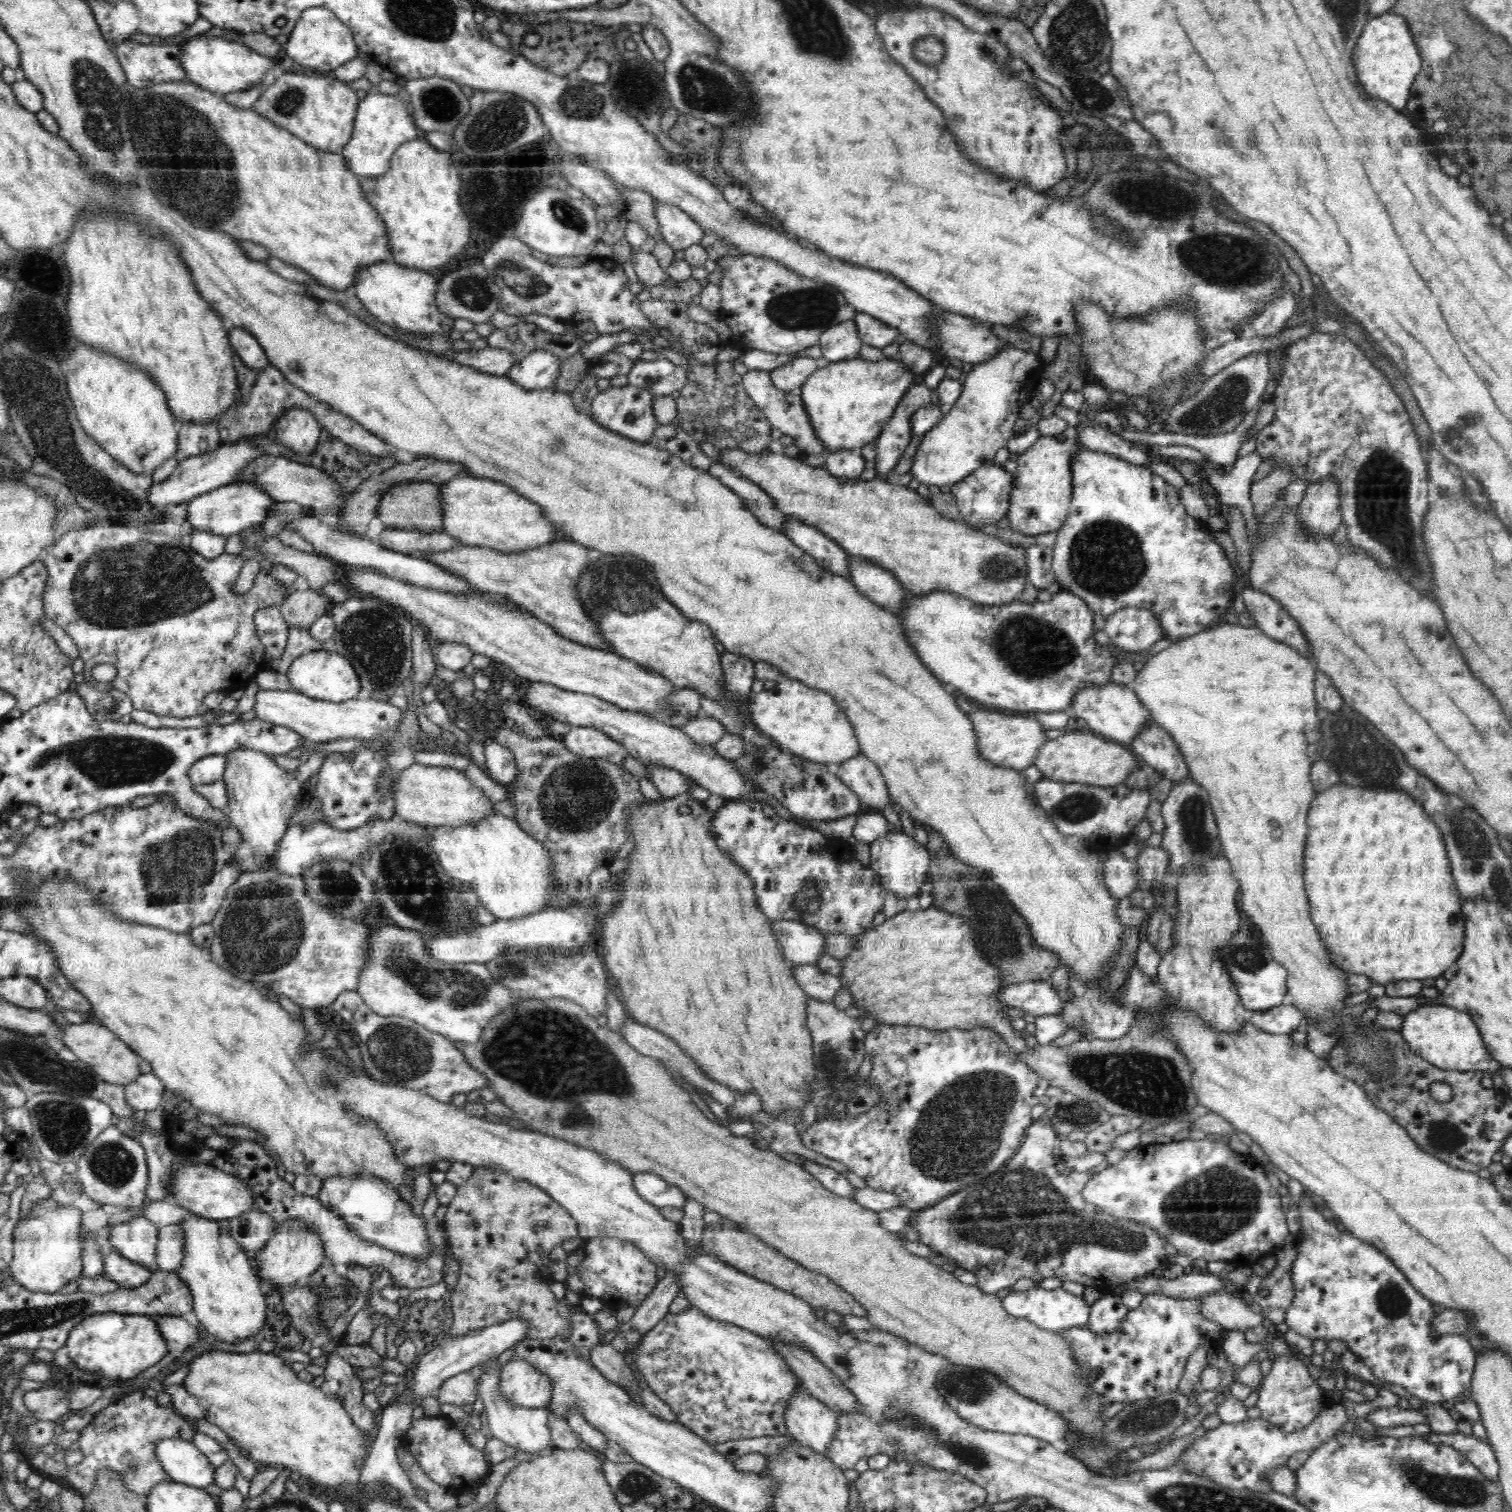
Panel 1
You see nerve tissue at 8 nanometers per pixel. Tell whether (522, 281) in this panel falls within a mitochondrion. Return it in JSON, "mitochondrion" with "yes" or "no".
{"mitochondrion":"yes"}

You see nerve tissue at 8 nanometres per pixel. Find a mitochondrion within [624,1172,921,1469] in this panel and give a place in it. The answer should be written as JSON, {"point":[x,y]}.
{"point":[662,1354]}

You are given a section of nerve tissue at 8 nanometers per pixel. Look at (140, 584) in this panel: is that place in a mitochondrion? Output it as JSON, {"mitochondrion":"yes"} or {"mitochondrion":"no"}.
{"mitochondrion":"yes"}

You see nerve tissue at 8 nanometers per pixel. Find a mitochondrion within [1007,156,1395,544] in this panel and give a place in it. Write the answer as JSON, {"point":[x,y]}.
{"point":[1231,264]}

